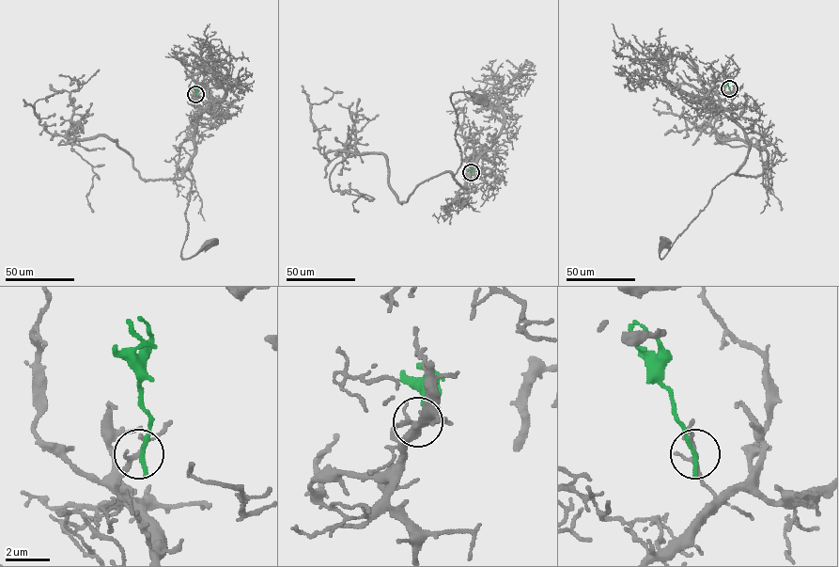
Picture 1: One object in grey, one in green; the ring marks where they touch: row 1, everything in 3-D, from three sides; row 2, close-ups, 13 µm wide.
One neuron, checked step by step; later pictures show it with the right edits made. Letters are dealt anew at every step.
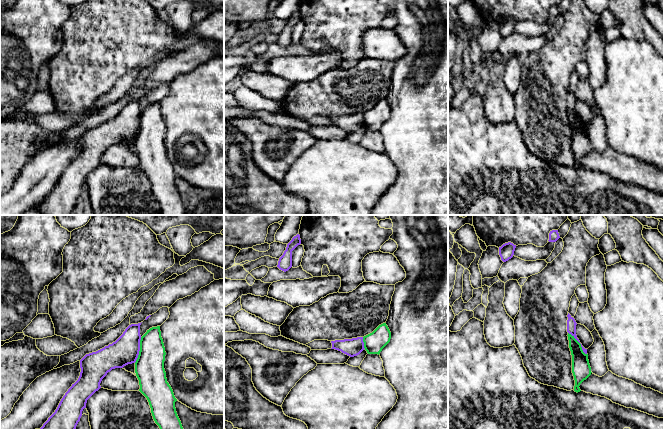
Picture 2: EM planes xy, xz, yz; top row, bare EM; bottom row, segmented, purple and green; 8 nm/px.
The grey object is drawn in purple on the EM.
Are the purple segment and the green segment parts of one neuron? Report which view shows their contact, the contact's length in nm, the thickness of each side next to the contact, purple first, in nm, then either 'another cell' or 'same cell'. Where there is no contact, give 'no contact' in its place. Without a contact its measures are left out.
contact in xy; length 220 nm; calibres 220 and 240 nm; another cell

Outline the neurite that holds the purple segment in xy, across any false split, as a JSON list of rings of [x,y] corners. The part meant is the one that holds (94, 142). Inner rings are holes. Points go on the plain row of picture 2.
[[[129,101],[115,118],[80,136],[78,156],[40,204],[44,215],[71,215],[87,176],[101,164],[100,159],[107,149],[136,138],[140,127],[140,101]]]

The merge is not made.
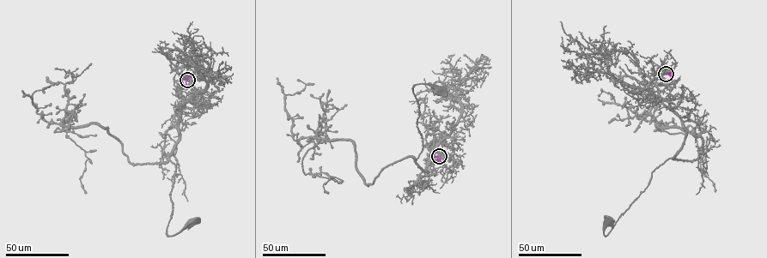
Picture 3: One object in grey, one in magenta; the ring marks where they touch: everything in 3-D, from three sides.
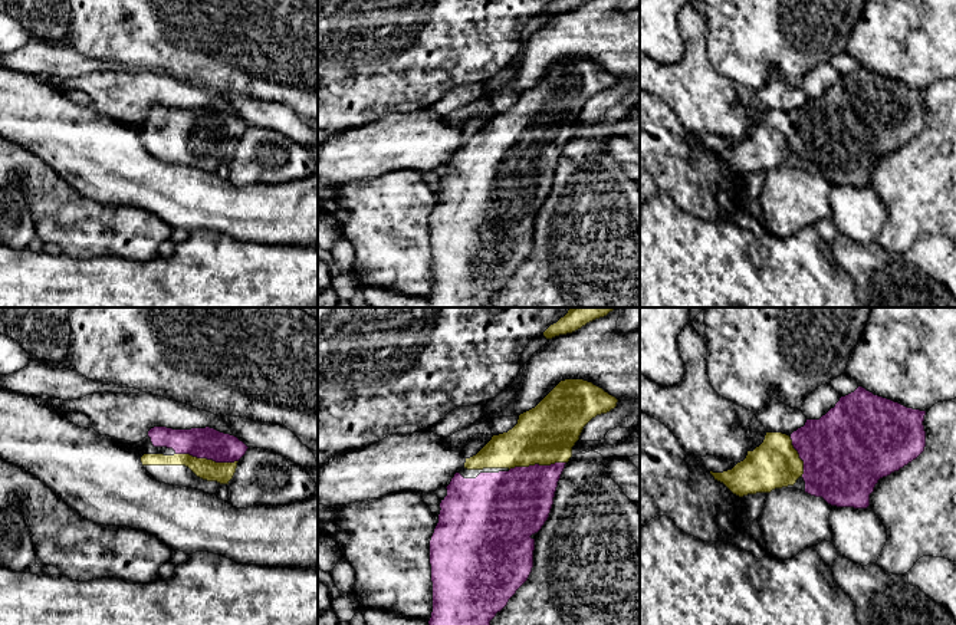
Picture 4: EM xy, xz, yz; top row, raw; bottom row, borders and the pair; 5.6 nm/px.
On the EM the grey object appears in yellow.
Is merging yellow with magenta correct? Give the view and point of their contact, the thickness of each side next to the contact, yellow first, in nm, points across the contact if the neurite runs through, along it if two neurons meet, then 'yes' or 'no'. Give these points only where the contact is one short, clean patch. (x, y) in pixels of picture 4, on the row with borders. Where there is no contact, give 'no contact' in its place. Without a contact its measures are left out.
meets yellow in xy at (206, 459); 120 nm thick on the yellow side, 180 nm on the other; runs through xy (209, 470), (206, 459), (207, 443); yes

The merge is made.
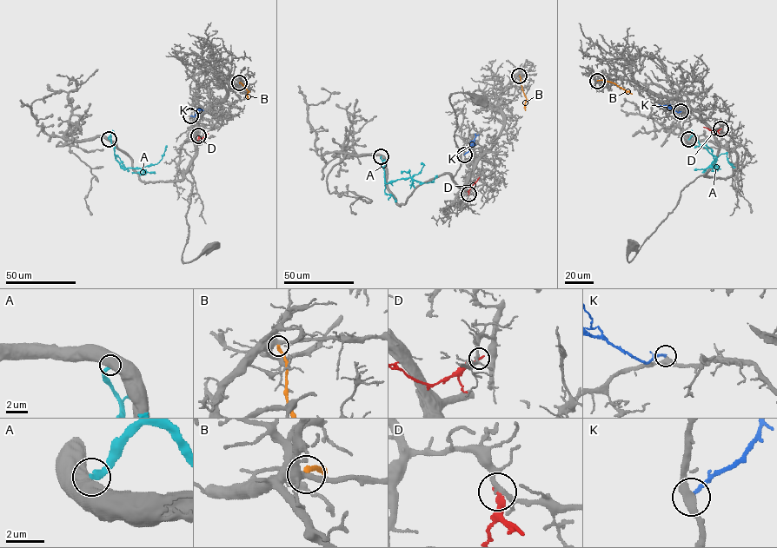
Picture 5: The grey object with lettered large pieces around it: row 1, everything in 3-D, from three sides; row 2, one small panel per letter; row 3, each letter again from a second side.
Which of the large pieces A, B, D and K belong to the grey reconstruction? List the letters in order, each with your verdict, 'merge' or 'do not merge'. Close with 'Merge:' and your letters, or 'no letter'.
A: do not merge
B: do not merge
D: do not merge
K: do not merge
Merge: no letter

